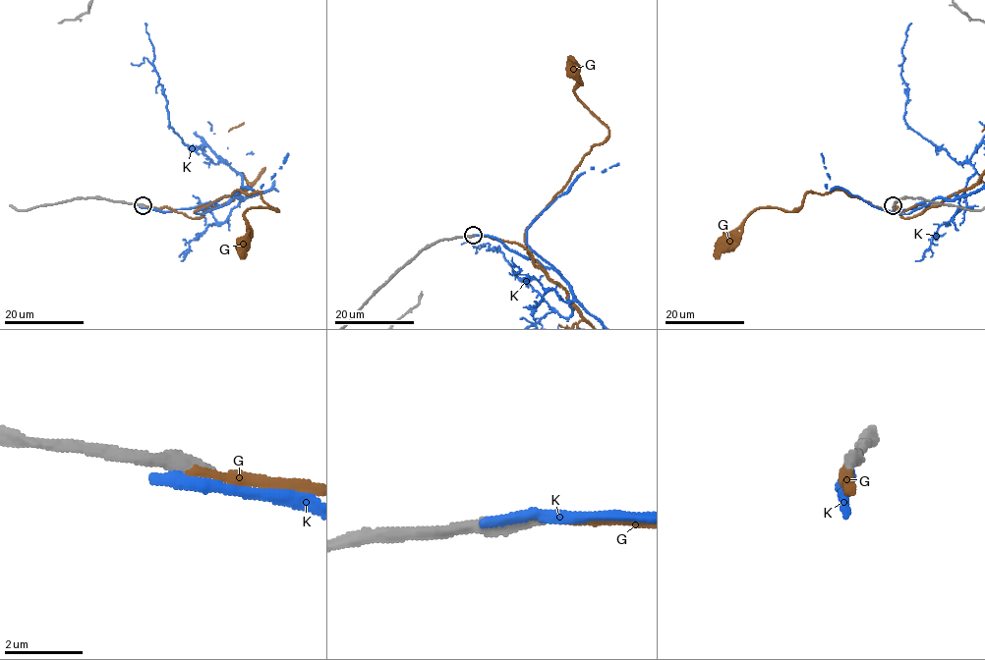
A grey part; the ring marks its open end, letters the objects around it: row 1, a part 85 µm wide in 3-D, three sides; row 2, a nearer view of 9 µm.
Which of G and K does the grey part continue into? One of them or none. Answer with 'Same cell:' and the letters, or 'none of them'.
Same cell: G

